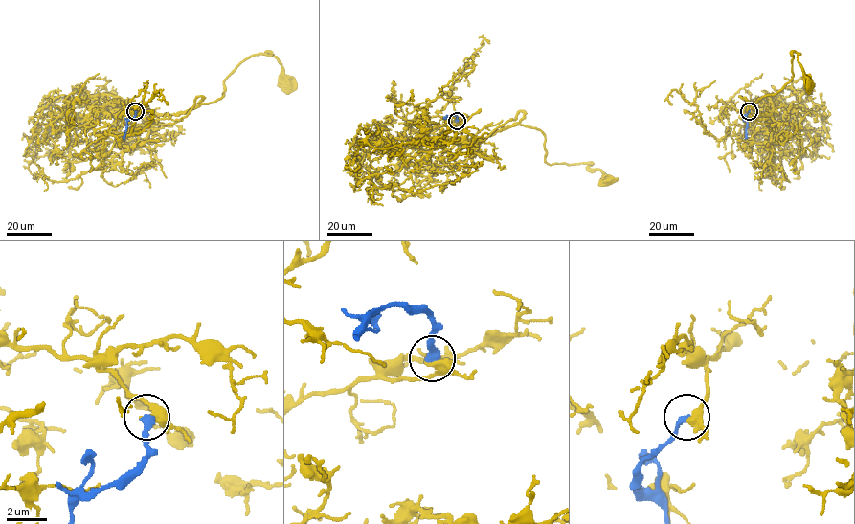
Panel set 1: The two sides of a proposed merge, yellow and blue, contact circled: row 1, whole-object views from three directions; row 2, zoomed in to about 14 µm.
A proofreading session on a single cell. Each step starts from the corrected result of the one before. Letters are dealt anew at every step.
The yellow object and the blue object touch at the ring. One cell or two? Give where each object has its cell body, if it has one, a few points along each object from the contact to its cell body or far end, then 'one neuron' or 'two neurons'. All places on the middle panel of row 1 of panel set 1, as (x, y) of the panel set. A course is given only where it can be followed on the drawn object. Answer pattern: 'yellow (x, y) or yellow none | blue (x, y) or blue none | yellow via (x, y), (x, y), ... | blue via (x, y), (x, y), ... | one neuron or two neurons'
yellow (608, 180) | blue none | yellow via (457, 121), (429, 135), (472, 145), (516, 125), (536, 127), (545, 138), (545, 161), (592, 163), (609, 179) | blue via (457, 121), (457, 117), (444, 117) | two neurons

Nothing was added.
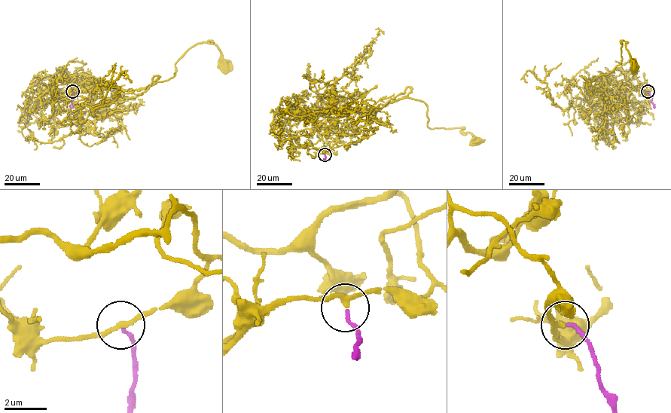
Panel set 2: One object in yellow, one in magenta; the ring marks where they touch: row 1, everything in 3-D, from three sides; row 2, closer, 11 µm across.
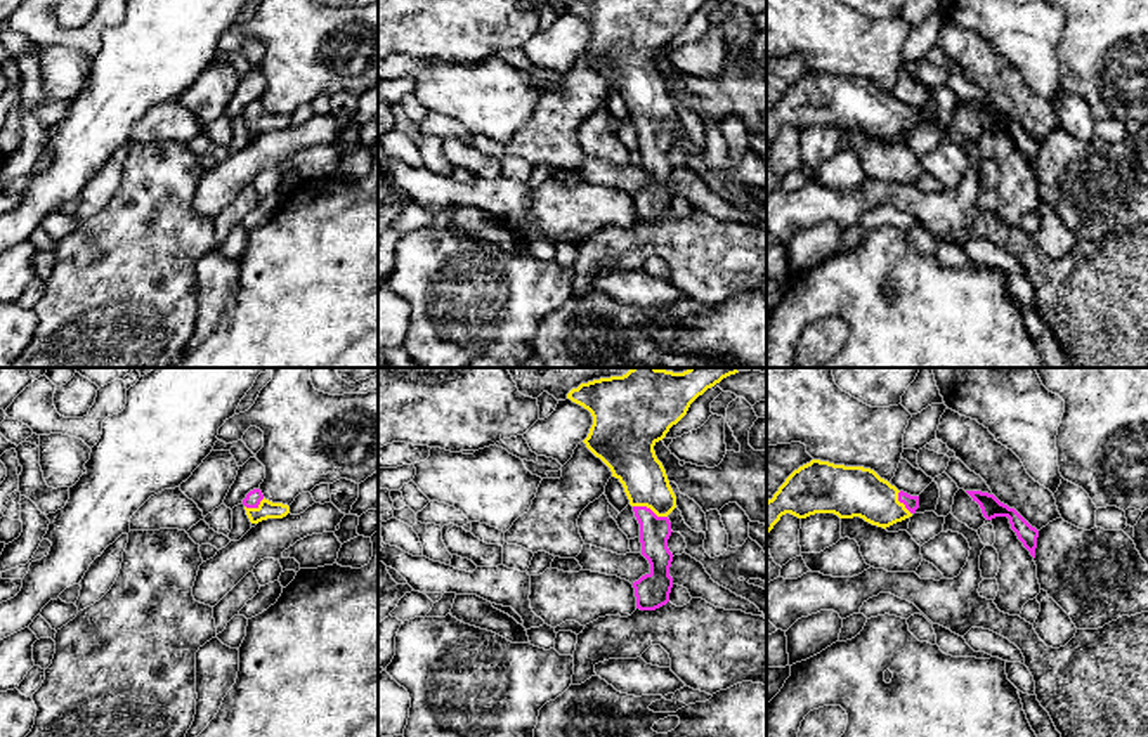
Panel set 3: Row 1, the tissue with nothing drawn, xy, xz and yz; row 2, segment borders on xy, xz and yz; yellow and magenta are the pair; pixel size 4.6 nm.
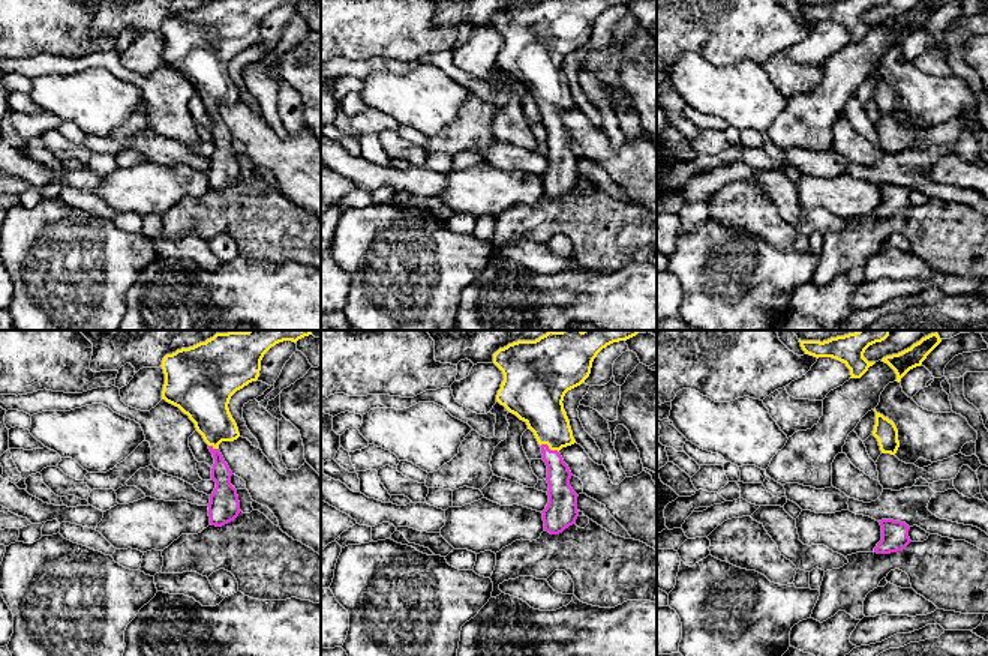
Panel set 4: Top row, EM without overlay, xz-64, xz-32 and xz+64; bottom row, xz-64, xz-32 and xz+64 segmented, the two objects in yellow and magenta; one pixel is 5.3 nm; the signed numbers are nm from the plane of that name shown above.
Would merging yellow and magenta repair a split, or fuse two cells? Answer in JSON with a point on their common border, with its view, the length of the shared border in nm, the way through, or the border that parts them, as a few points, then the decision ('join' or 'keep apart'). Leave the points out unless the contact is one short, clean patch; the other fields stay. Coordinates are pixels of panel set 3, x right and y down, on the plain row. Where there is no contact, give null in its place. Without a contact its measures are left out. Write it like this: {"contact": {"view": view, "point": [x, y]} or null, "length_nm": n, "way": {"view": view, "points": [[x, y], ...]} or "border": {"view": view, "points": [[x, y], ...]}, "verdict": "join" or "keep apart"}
{"contact": {"view": "xz", "point": [651, 120]}, "length_nm": 170, "way": {"view": "xz", "points": [[632, 70], [651, 106], [651, 120], [654, 143]]}, "verdict": "join"}

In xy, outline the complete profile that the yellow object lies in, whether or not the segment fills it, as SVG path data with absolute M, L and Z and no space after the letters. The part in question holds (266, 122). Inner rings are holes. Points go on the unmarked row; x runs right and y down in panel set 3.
M260 101L250 102L243 111L243 116L251 135L258 135L267 130L283 130L290 125L288 116L265 111Z

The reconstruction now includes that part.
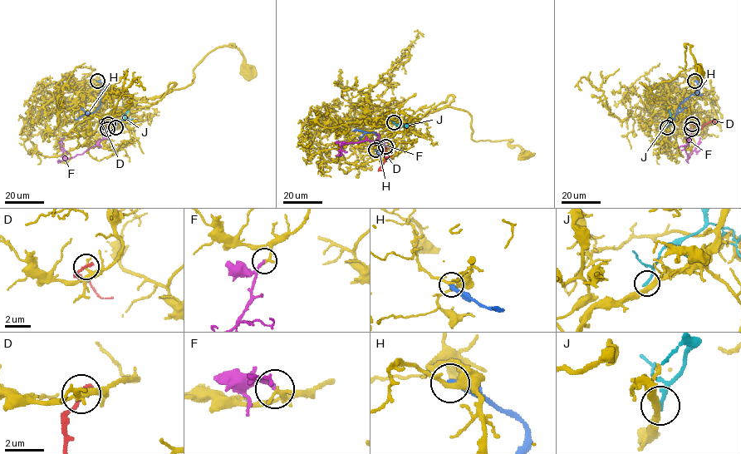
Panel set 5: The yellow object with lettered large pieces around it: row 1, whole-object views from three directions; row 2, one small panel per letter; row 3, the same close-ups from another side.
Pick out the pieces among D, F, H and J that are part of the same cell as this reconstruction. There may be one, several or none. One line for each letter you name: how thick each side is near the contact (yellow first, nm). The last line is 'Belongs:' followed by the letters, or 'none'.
F: Thickness 190 nm (yellow) against 220 nm
Belongs: F

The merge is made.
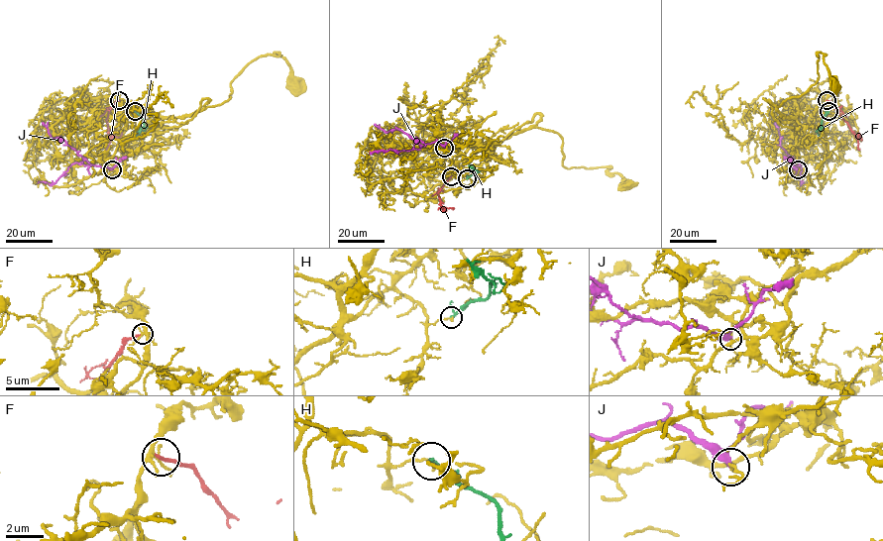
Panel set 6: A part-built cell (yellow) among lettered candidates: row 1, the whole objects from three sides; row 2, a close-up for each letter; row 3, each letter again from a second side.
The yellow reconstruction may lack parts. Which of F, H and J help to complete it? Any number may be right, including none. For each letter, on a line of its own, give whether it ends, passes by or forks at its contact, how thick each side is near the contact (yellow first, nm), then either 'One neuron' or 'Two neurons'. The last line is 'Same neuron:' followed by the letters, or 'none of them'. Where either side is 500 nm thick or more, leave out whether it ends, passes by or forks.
F: It ends there. Thickness 170 nm (yellow) against 180 nm. Two neurons
H: It passes by. Thickness 140 nm (yellow) against 130 nm. Two neurons
J: It passes by. Thickness 140 nm (yellow) against 240 nm. Two neurons
Same neuron: none of them

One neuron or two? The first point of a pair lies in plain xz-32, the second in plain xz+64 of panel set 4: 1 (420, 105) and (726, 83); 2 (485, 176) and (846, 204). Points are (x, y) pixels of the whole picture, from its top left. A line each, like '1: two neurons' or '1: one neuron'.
1: one neuron
2: one neuron

